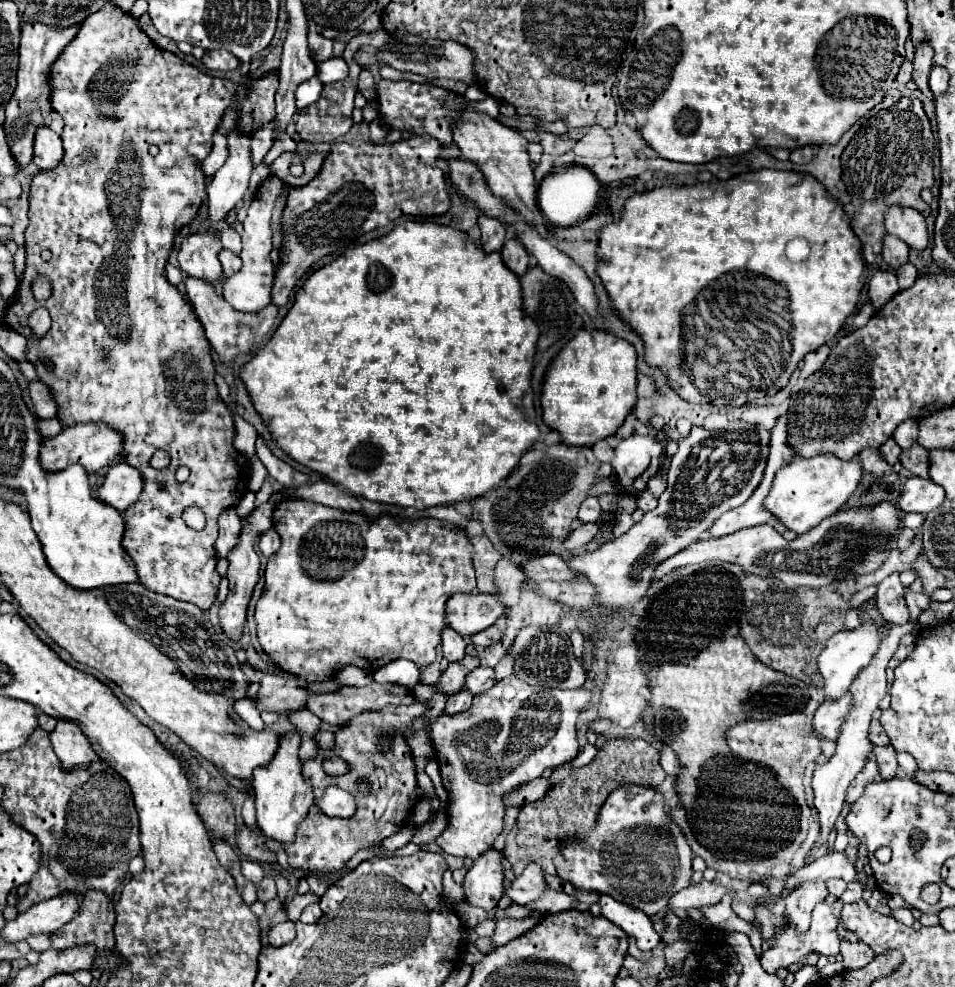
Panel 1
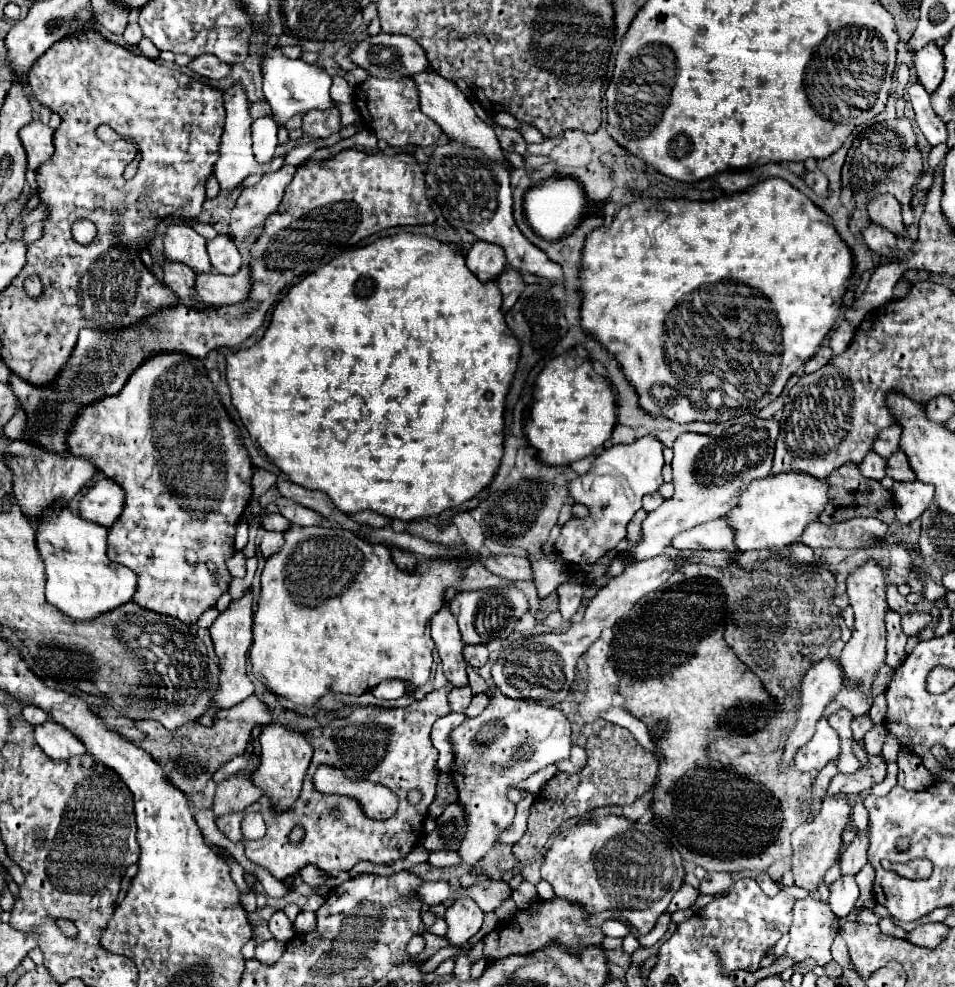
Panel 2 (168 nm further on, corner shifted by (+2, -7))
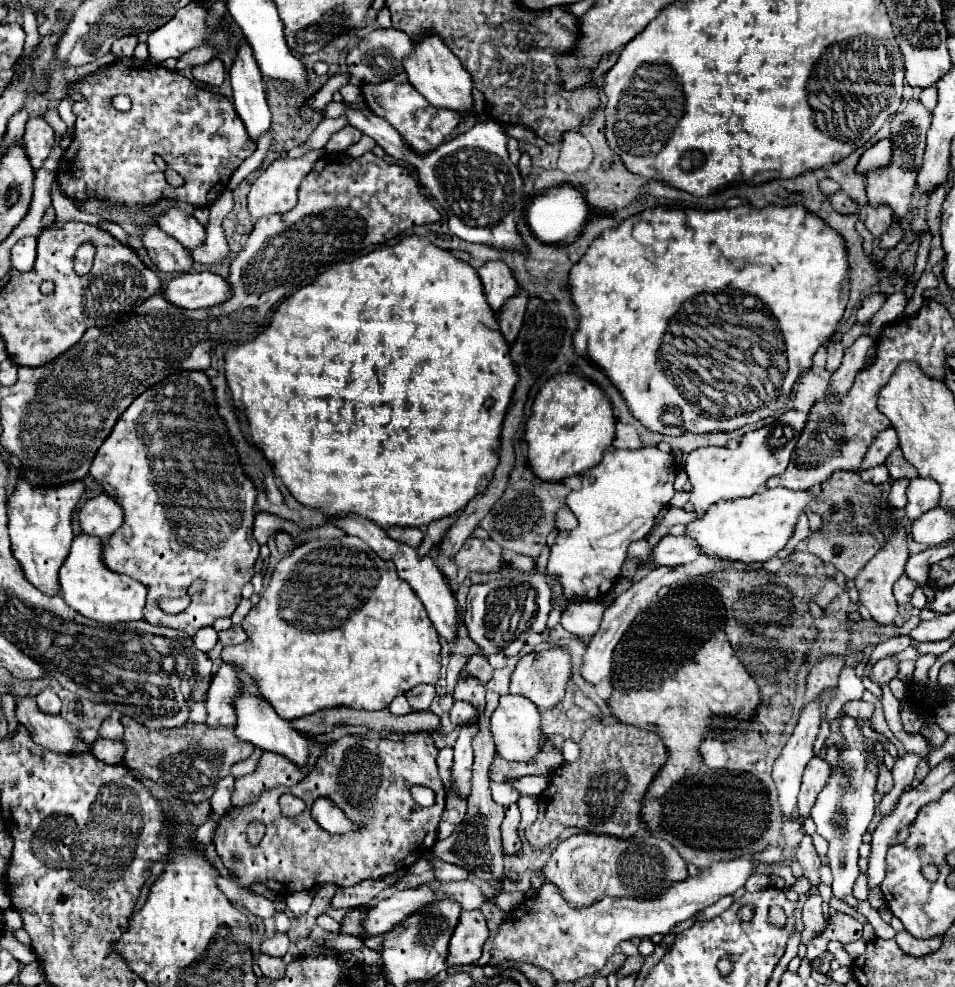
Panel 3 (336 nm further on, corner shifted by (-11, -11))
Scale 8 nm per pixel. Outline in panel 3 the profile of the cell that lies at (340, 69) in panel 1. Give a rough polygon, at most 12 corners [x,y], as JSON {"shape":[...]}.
{"shape":[[356,85],[340,89],[346,103],[360,103],[362,91]]}

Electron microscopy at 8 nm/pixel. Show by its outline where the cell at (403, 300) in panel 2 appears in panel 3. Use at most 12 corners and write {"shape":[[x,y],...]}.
{"shape":[[418,235],[224,359],[294,499],[422,527],[480,495],[516,367]]}

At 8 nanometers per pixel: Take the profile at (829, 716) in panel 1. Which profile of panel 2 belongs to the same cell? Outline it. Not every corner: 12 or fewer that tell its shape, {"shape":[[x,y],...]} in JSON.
{"shape":[[827,723],[797,751],[795,769],[817,773],[839,755],[839,735]]}

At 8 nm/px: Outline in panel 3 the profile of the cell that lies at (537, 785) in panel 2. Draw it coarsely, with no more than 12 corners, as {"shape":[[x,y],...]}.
{"shape":[[490,783],[492,799],[502,807],[516,803],[512,783]]}

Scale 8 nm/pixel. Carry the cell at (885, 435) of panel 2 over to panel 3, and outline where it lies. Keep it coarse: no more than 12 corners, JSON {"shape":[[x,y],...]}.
{"shape":[[890,427],[870,445],[862,469],[884,465],[898,447],[898,435]]}

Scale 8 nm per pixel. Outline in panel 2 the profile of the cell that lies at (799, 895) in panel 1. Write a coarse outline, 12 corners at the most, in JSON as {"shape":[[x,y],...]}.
{"shape":[[823,799],[791,833],[795,885],[815,893],[841,851],[851,805]]}

